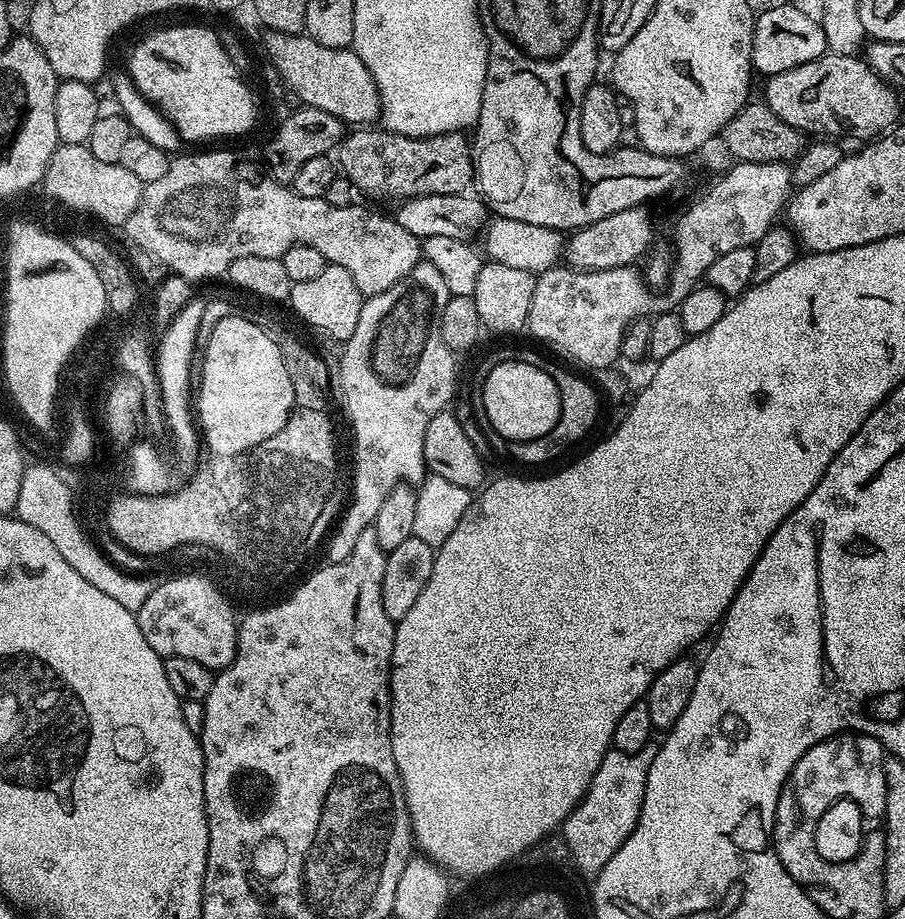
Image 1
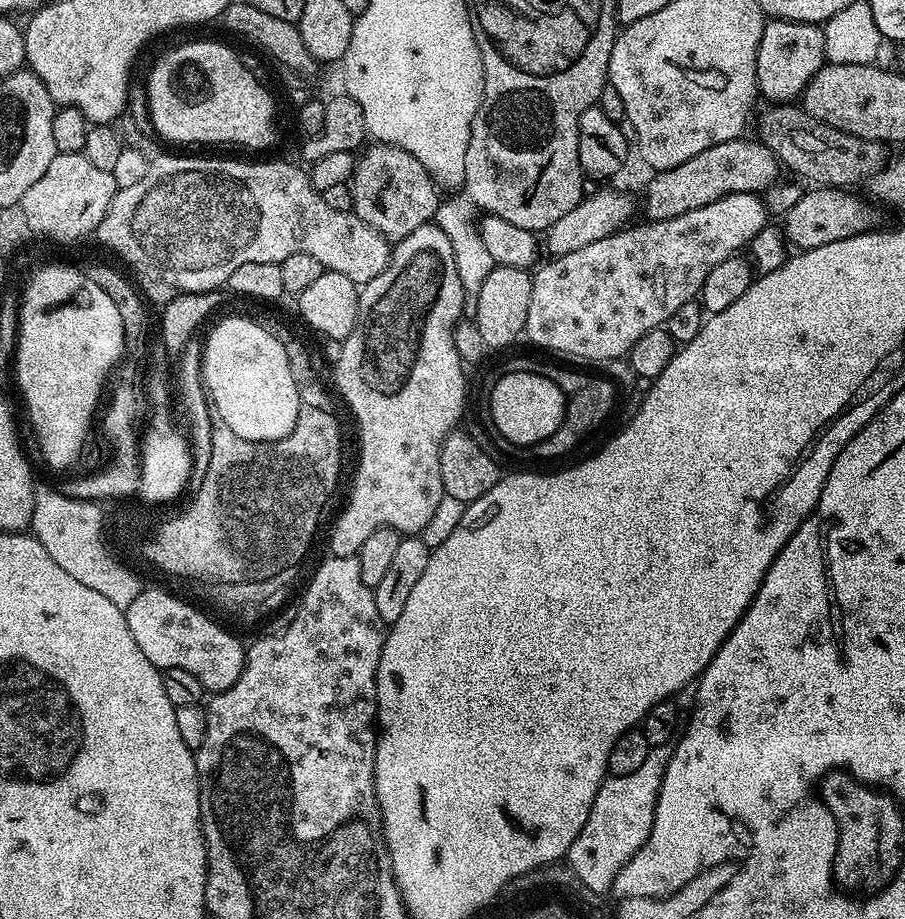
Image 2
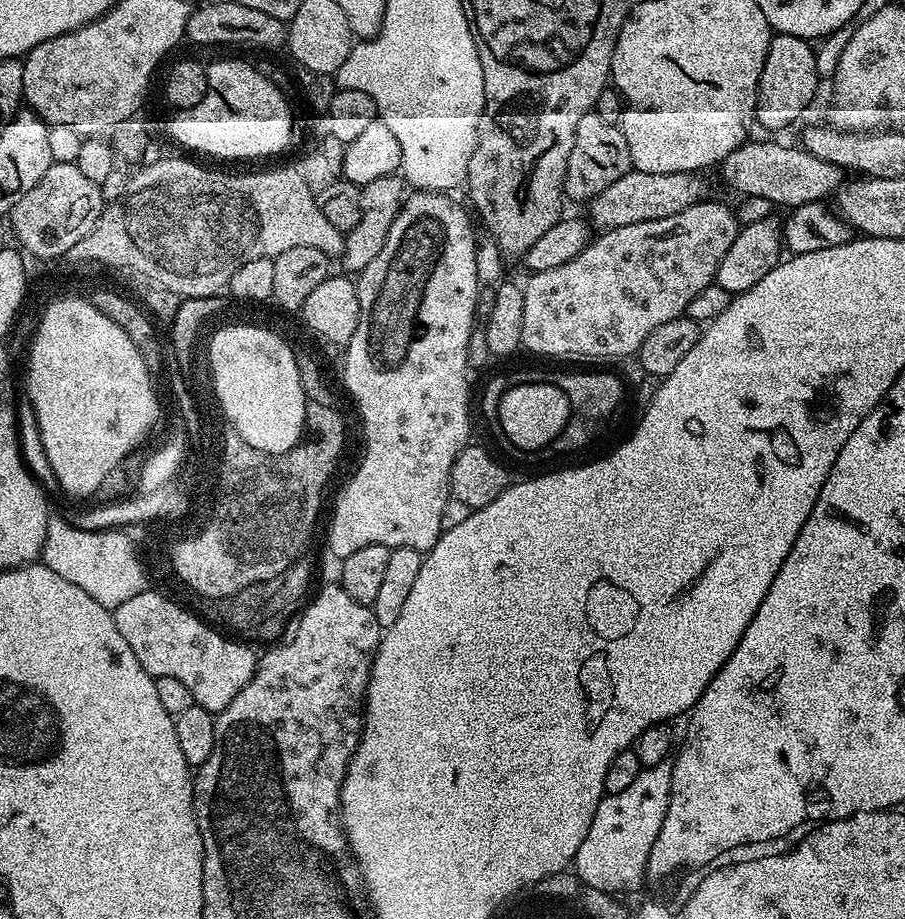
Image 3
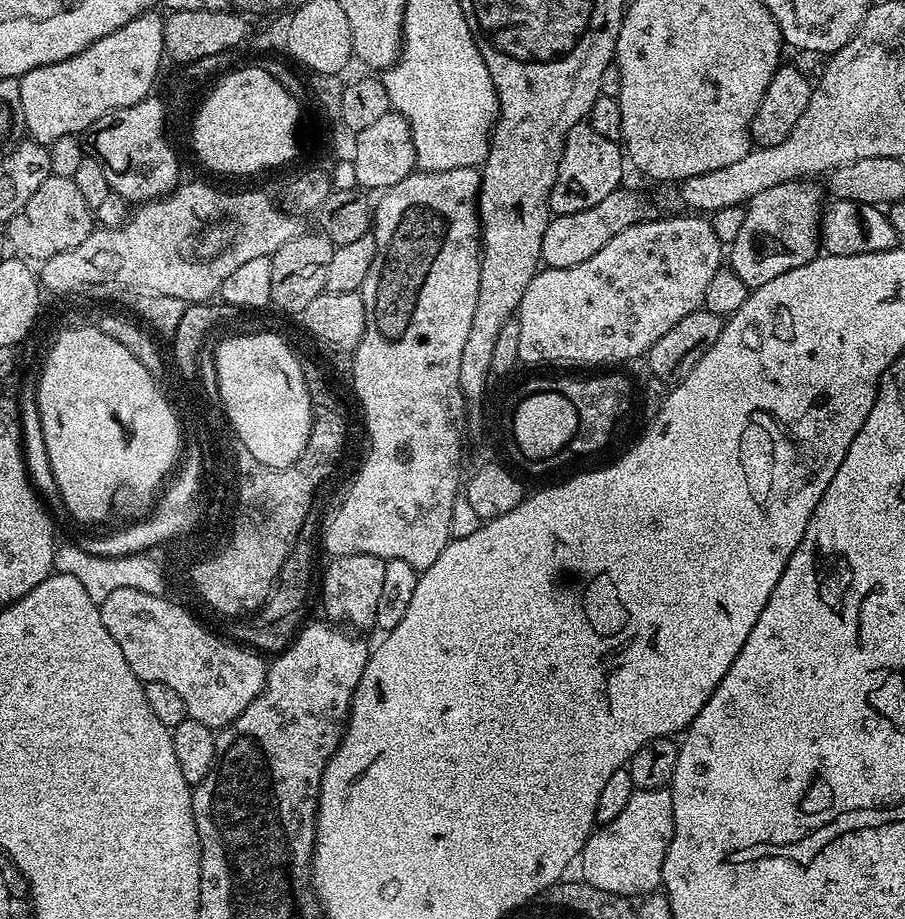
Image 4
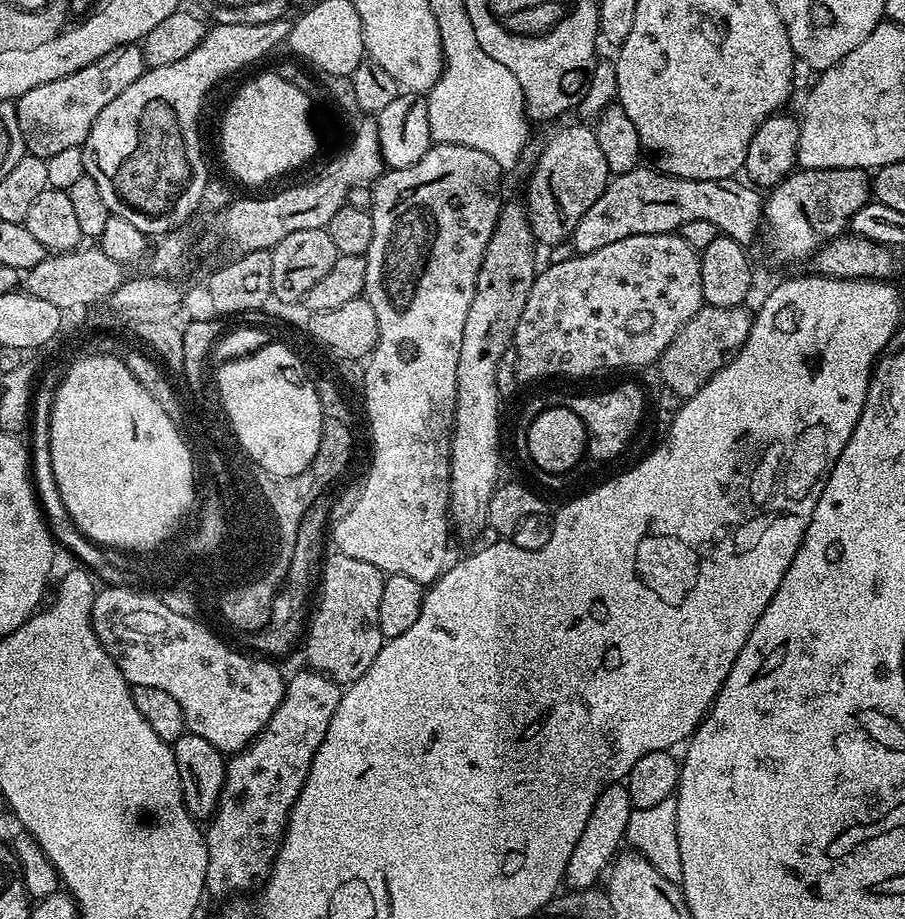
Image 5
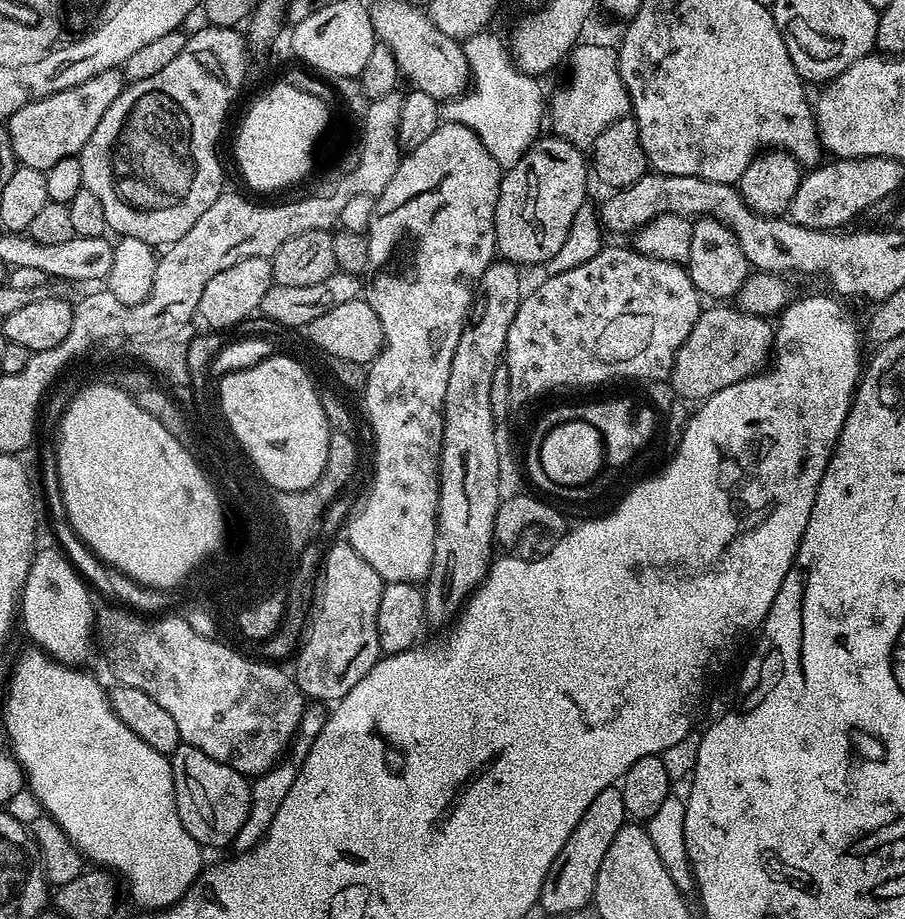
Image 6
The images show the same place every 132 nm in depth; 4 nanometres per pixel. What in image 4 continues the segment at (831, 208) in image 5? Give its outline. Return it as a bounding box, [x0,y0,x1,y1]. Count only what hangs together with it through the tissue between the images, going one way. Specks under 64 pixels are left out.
[726,179,822,290]

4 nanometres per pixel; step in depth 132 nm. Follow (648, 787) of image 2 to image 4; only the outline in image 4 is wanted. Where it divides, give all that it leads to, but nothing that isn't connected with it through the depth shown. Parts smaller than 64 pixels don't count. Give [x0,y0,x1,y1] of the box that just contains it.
[578,788,674,898]

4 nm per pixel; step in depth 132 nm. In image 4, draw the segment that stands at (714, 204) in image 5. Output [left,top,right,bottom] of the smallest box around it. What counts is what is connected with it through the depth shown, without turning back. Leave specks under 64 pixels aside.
[541,186,653,268]

